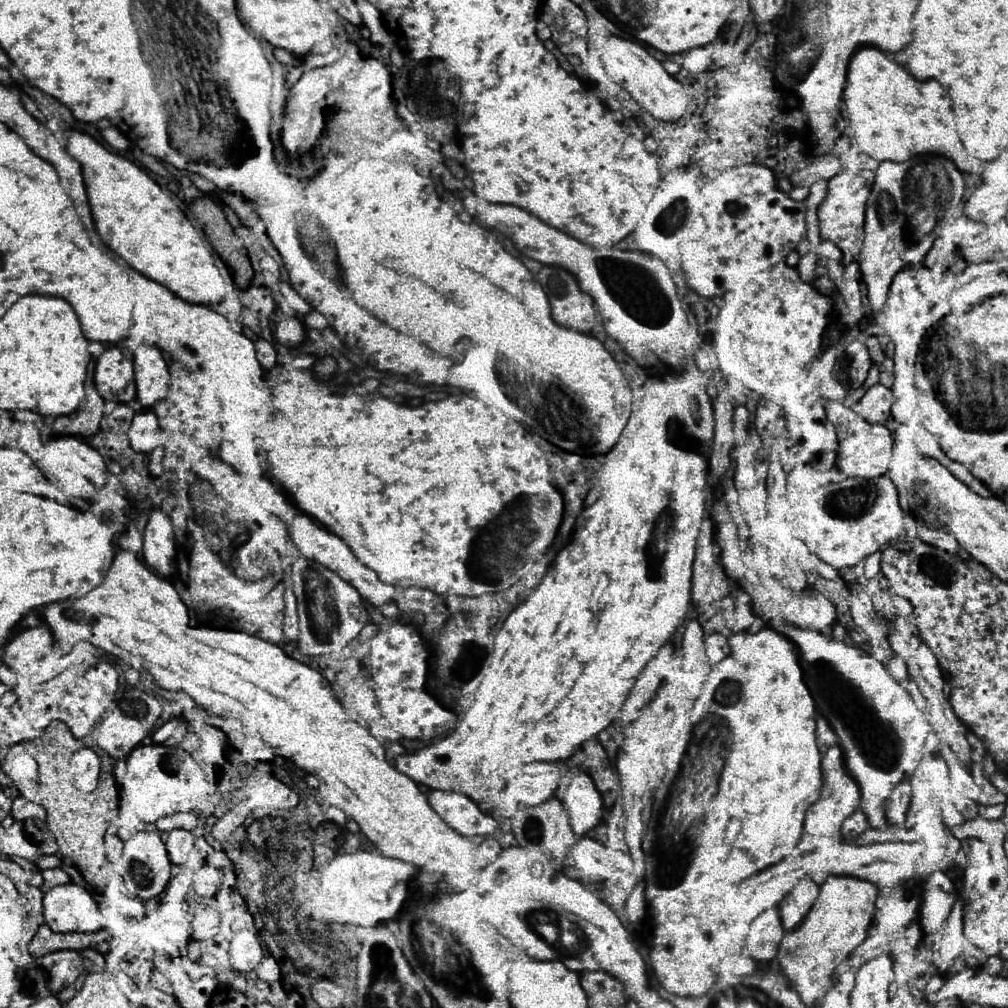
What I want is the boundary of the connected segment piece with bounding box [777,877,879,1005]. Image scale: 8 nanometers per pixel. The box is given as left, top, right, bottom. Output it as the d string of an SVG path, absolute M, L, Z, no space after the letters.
M829 877L821 885L819 897L803 923L785 933L777 963L789 985L801 993L807 1005L811 1005L813 997L819 995L819 985L831 985L837 967L845 963L855 953L855 949L869 937L873 919L877 915L877 893L879 889L865 879Z

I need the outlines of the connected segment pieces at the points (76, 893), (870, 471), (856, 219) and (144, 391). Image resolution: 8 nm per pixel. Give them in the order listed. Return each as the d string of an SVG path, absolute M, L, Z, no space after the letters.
M63 883L49 889L43 897L45 925L57 933L103 929L103 917L95 895L81 885Z
M855 417L851 423L845 425L847 433L841 439L837 469L845 477L863 477L863 479L877 479L889 473L891 451L893 451L893 435L883 423L869 423L861 417Z
M841 169L833 179L827 183L827 197L819 205L819 237L833 239L841 249L841 263L849 265L859 261L861 245L863 245L863 223L865 223L865 209L871 193L871 183L847 169Z
M151 345L137 347L133 361L135 361L137 401L149 409L169 395L171 375L157 347Z

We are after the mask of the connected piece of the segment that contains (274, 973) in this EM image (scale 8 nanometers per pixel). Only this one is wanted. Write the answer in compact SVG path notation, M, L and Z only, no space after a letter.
M271 955L263 957L263 961L261 961L259 967L255 969L255 975L257 975L261 981L275 983L275 981L279 979L279 965L277 965L275 957L271 957Z

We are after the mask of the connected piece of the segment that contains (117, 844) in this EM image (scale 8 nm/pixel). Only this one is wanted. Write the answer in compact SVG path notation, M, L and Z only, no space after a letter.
M109 835L105 839L105 853L107 853L109 861L117 861L123 853L123 841L117 835Z

